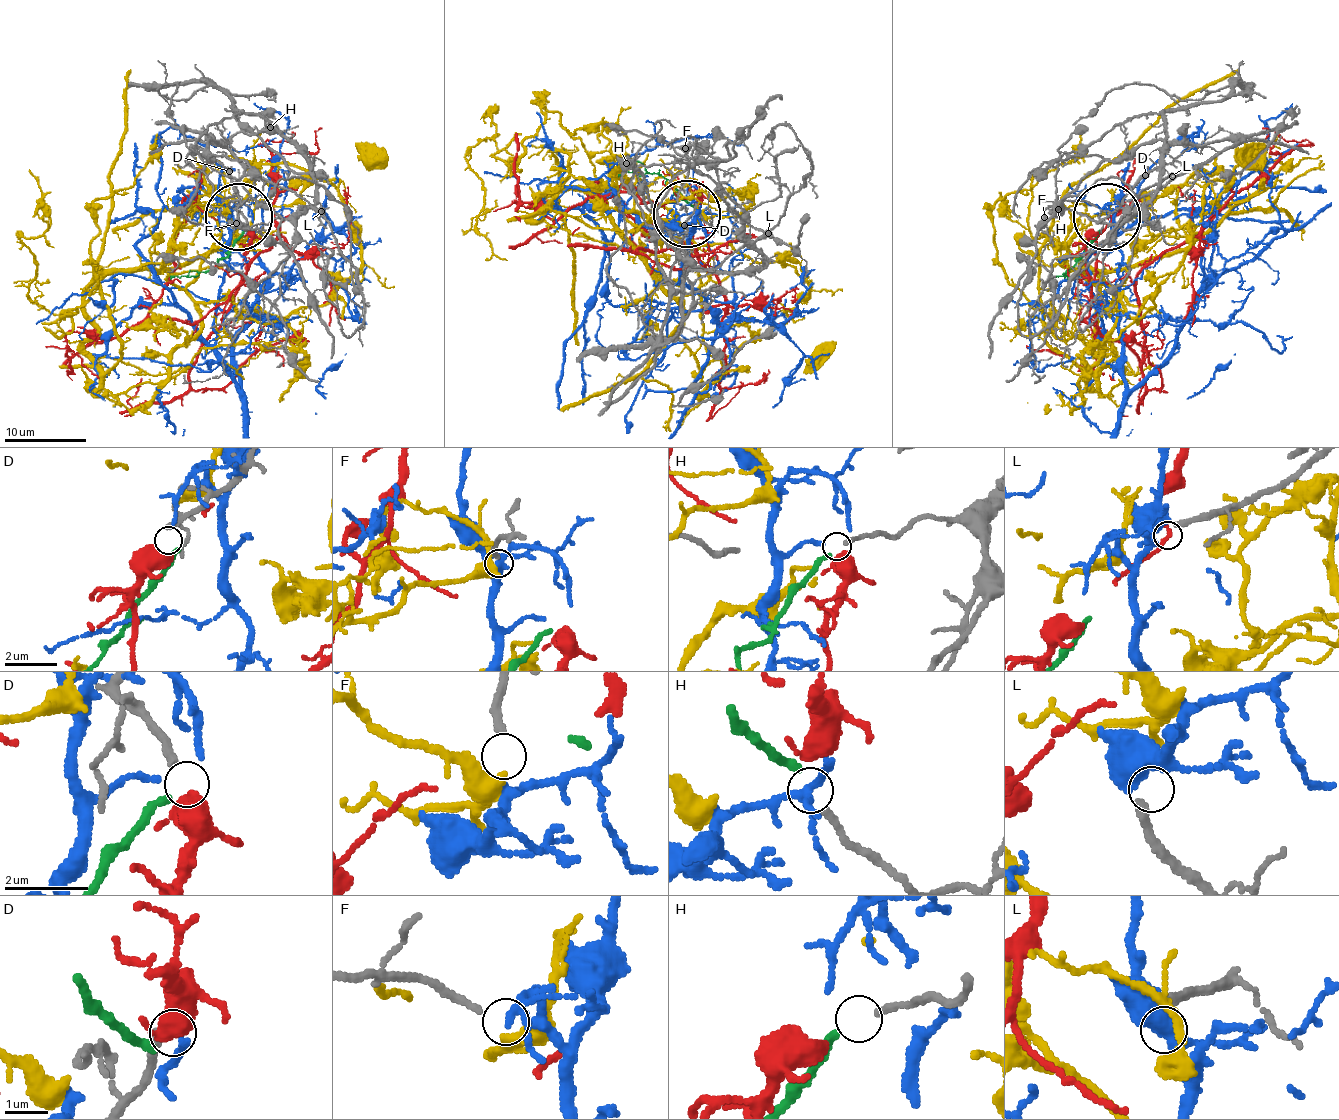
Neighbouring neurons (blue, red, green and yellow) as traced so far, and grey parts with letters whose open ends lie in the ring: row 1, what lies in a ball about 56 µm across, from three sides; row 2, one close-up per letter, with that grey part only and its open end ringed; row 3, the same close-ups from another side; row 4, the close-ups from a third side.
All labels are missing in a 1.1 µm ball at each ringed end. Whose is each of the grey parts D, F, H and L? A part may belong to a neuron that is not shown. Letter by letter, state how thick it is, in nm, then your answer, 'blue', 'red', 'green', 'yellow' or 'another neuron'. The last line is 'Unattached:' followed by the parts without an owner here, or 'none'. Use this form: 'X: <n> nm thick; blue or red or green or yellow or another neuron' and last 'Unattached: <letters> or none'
D: 220 nm thick; red
F: 170 nm thick; blue
H: 150 nm thick; green
L: 200 nm thick; another neuron
Unattached: L

